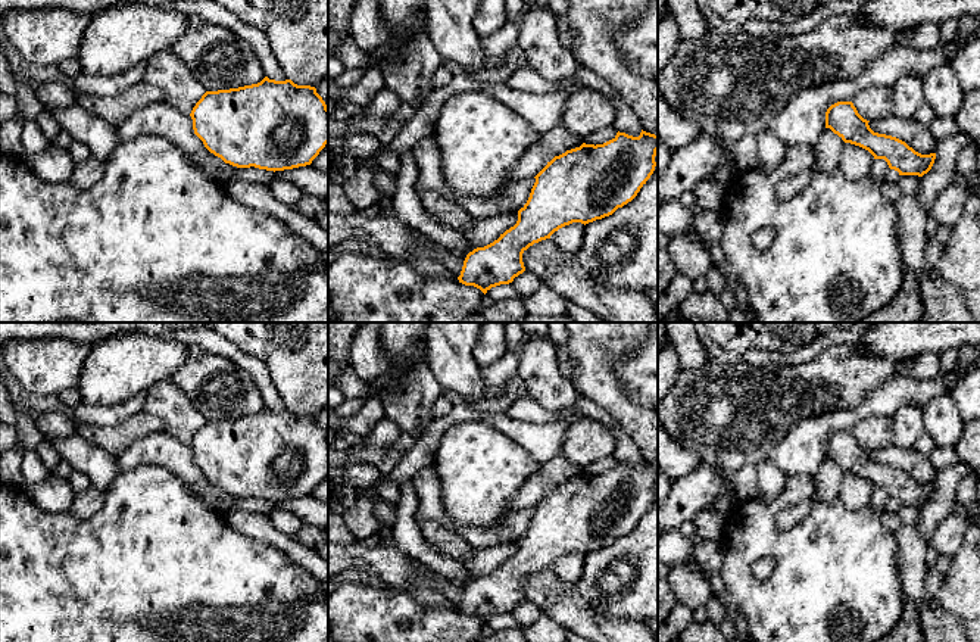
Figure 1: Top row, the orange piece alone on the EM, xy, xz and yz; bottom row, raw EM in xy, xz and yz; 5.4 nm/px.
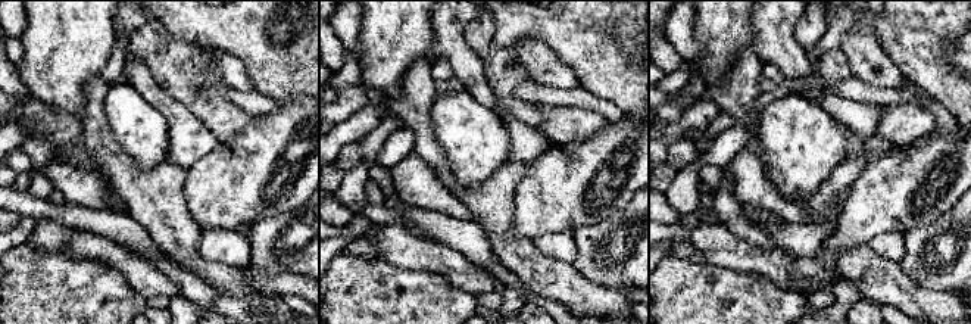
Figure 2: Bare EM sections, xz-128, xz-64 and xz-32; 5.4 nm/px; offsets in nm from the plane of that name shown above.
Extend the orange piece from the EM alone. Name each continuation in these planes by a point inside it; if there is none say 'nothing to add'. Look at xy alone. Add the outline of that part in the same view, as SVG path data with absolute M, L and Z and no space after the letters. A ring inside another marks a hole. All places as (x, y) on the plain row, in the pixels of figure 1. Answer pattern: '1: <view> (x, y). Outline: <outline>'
nothing to add

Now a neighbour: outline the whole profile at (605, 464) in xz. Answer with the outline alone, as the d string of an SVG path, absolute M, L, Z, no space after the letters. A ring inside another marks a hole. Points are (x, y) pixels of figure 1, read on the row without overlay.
M614 456L602 458L599 461L592 462L584 468L586 474L603 474L617 465L617 459Z

